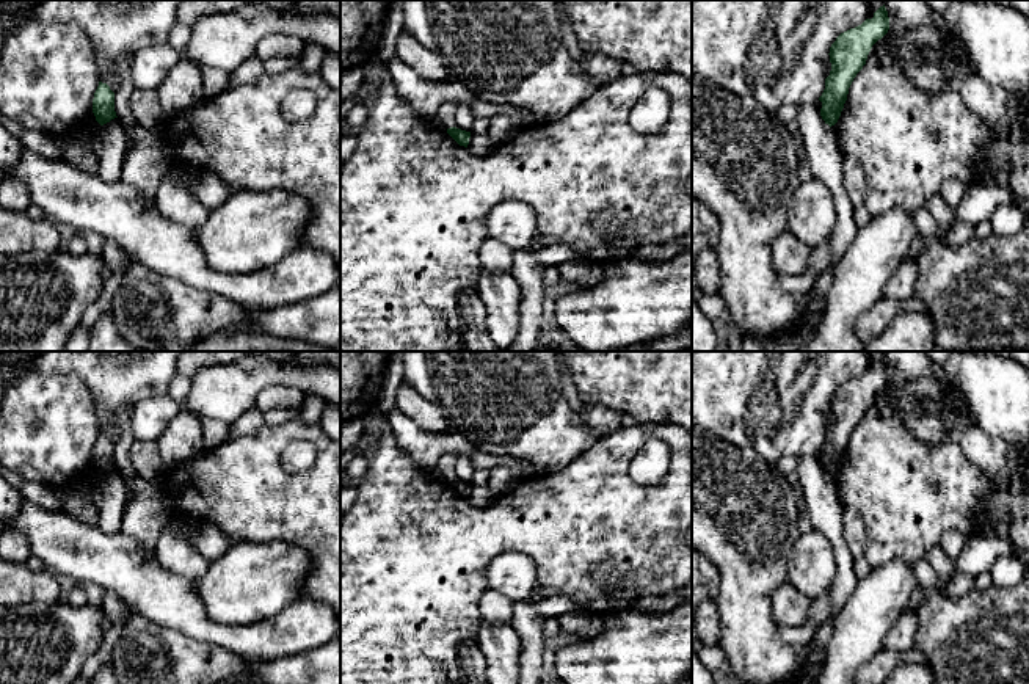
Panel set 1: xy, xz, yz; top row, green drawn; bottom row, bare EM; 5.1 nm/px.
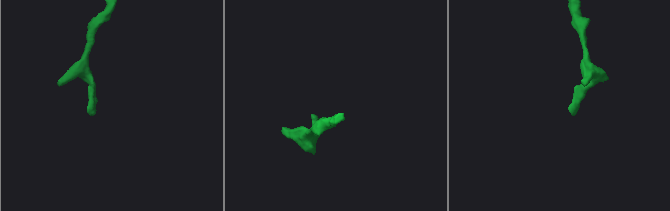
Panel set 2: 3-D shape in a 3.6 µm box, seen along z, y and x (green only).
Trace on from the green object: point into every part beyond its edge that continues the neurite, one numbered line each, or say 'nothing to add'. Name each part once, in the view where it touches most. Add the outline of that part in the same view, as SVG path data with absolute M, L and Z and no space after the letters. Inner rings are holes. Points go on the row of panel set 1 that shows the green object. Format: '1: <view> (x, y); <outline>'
nothing to add

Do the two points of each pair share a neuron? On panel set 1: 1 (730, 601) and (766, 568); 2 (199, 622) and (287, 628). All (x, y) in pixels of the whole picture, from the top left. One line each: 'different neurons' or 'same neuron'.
1: same neuron
2: same neuron

